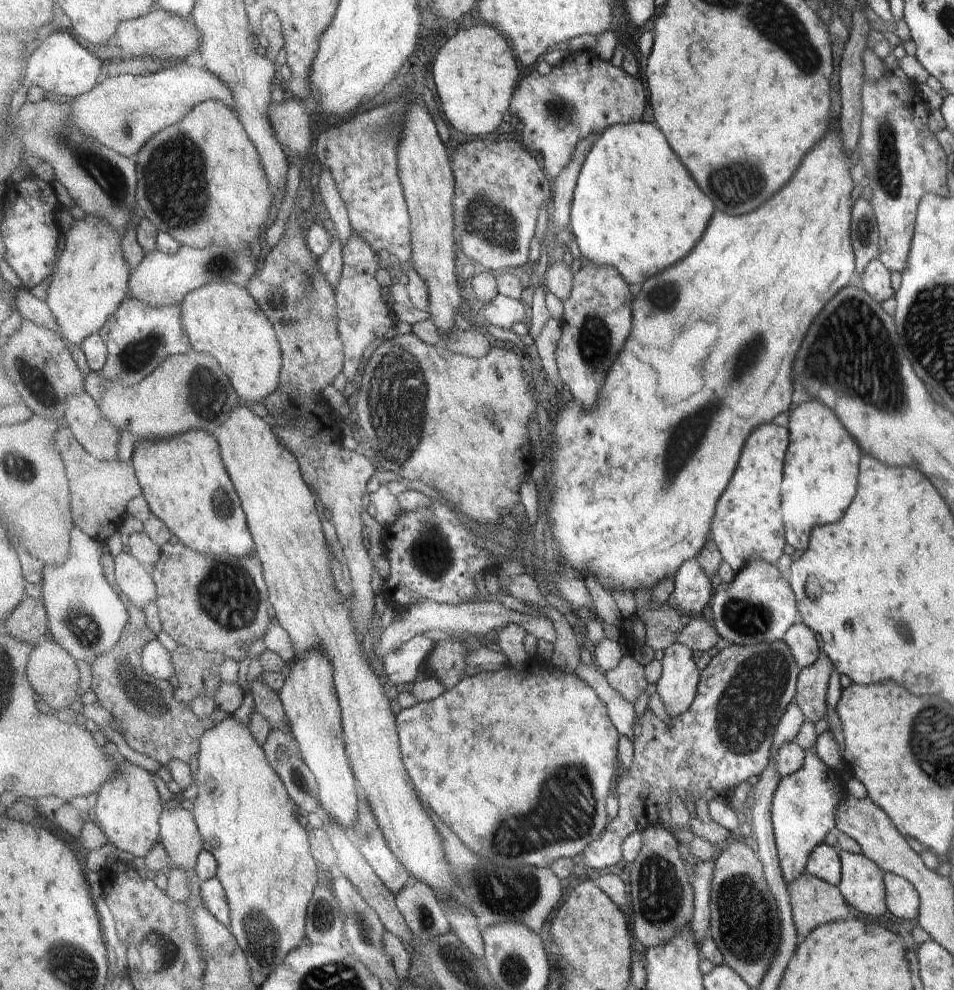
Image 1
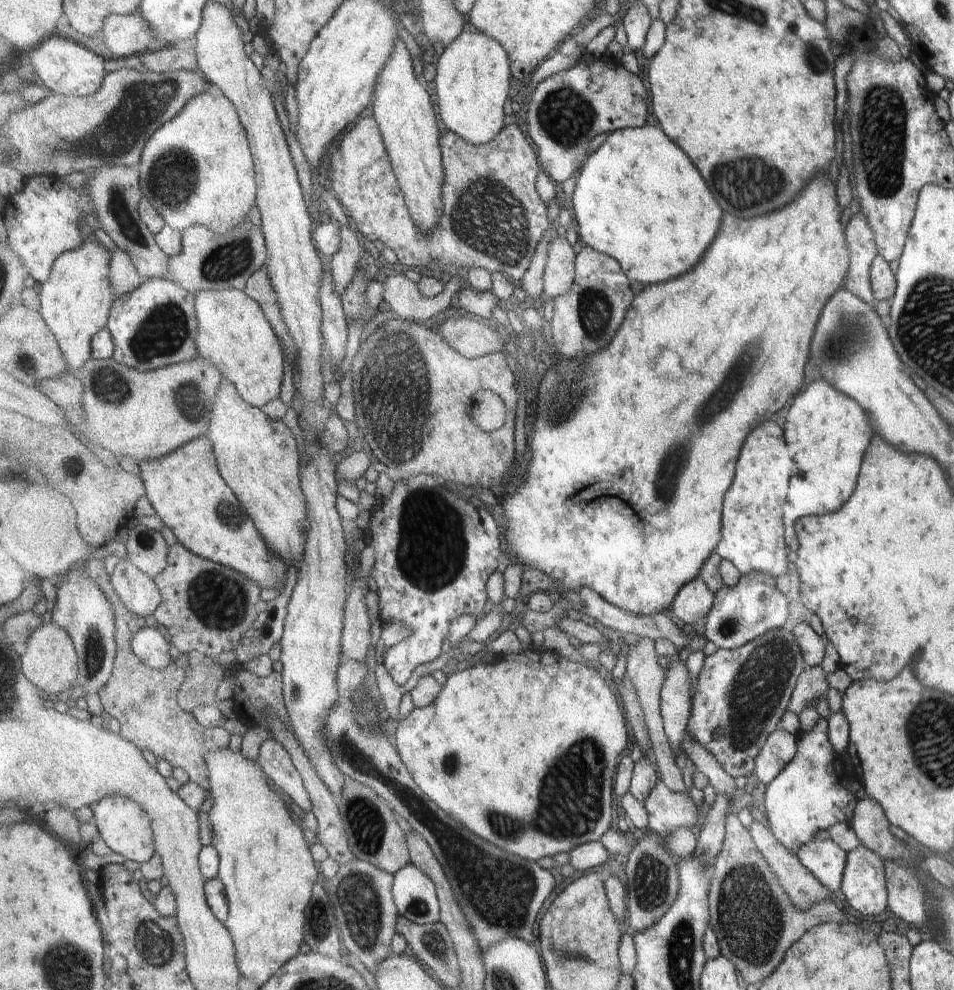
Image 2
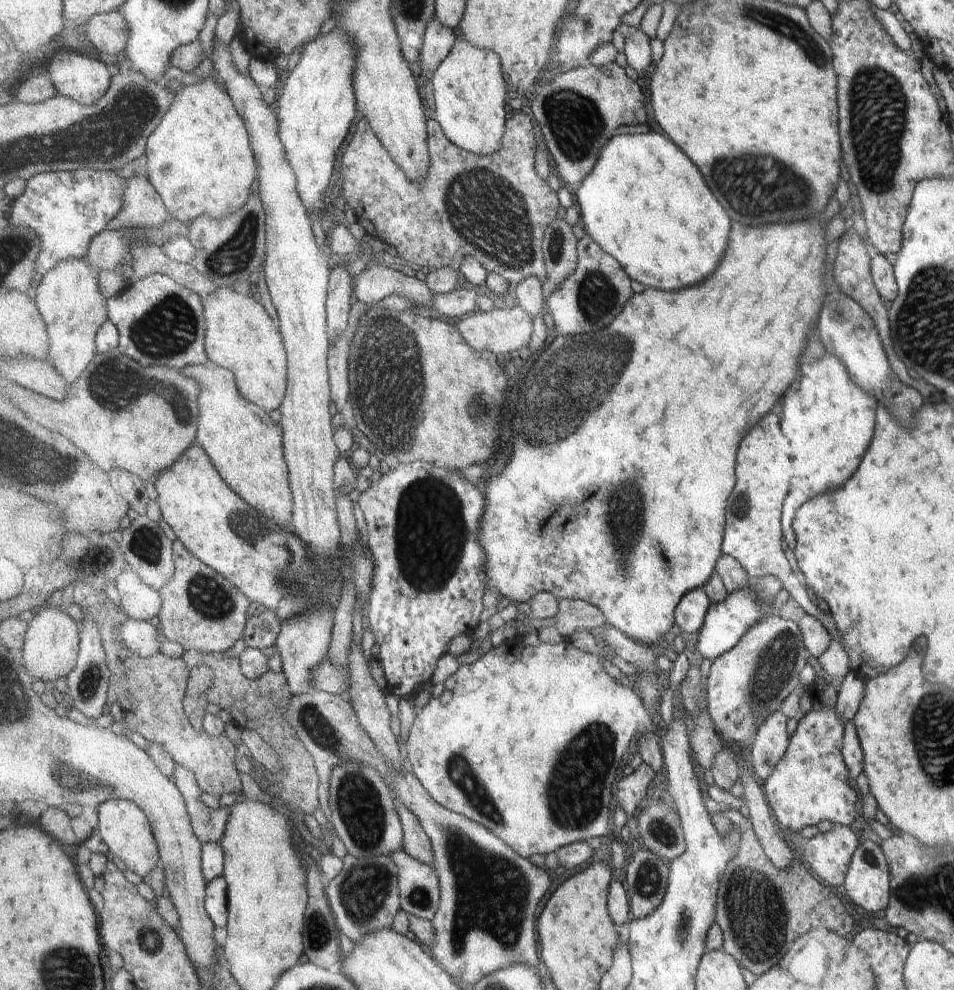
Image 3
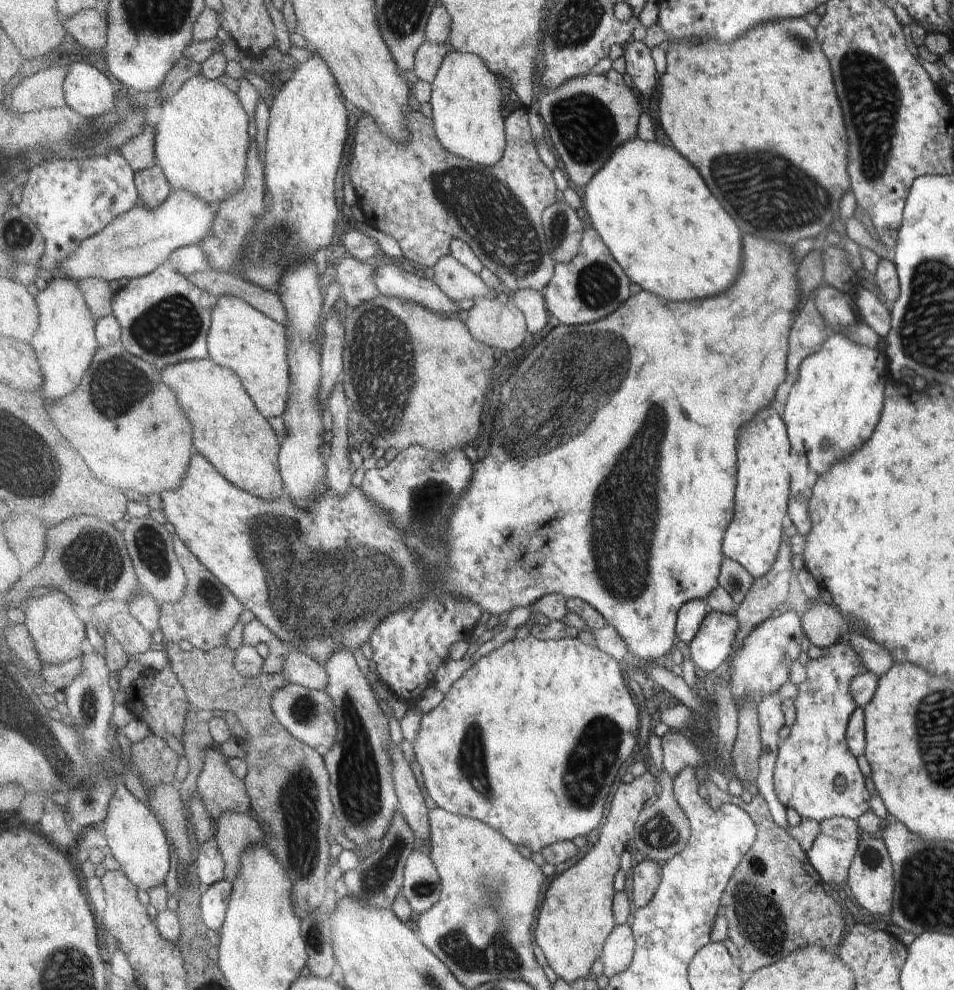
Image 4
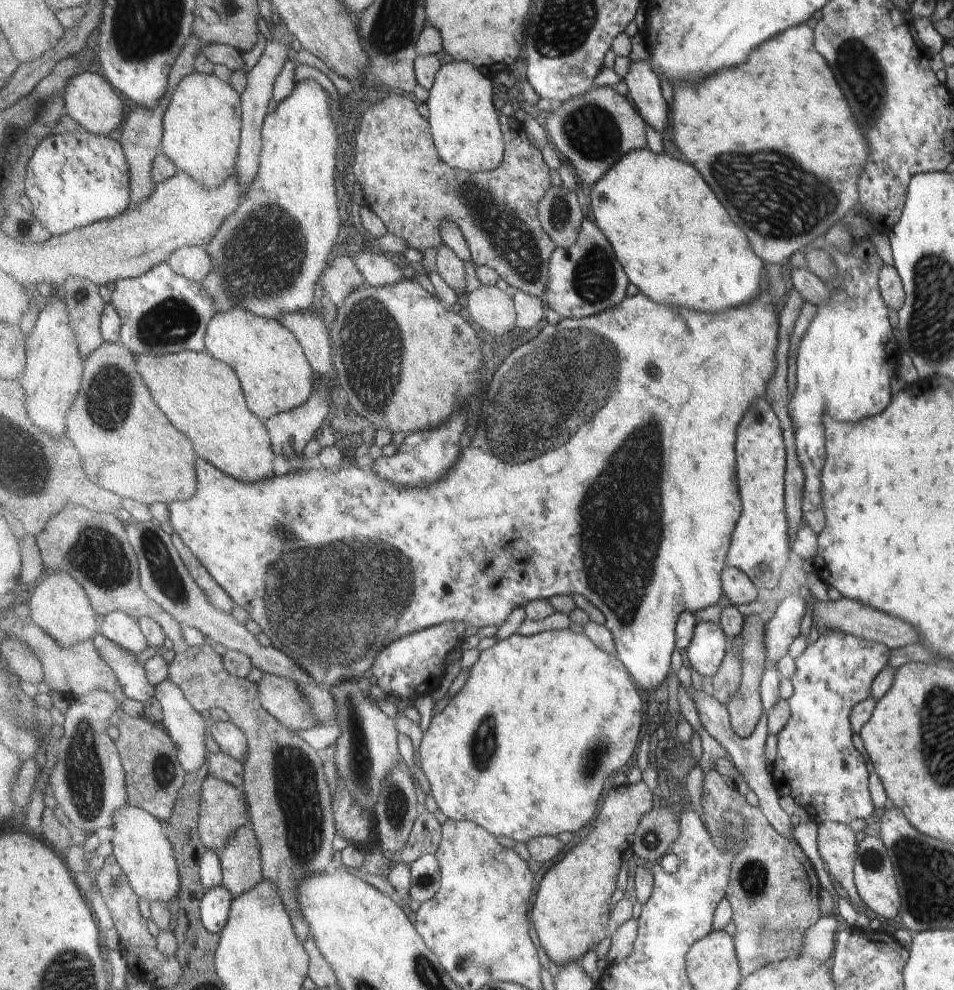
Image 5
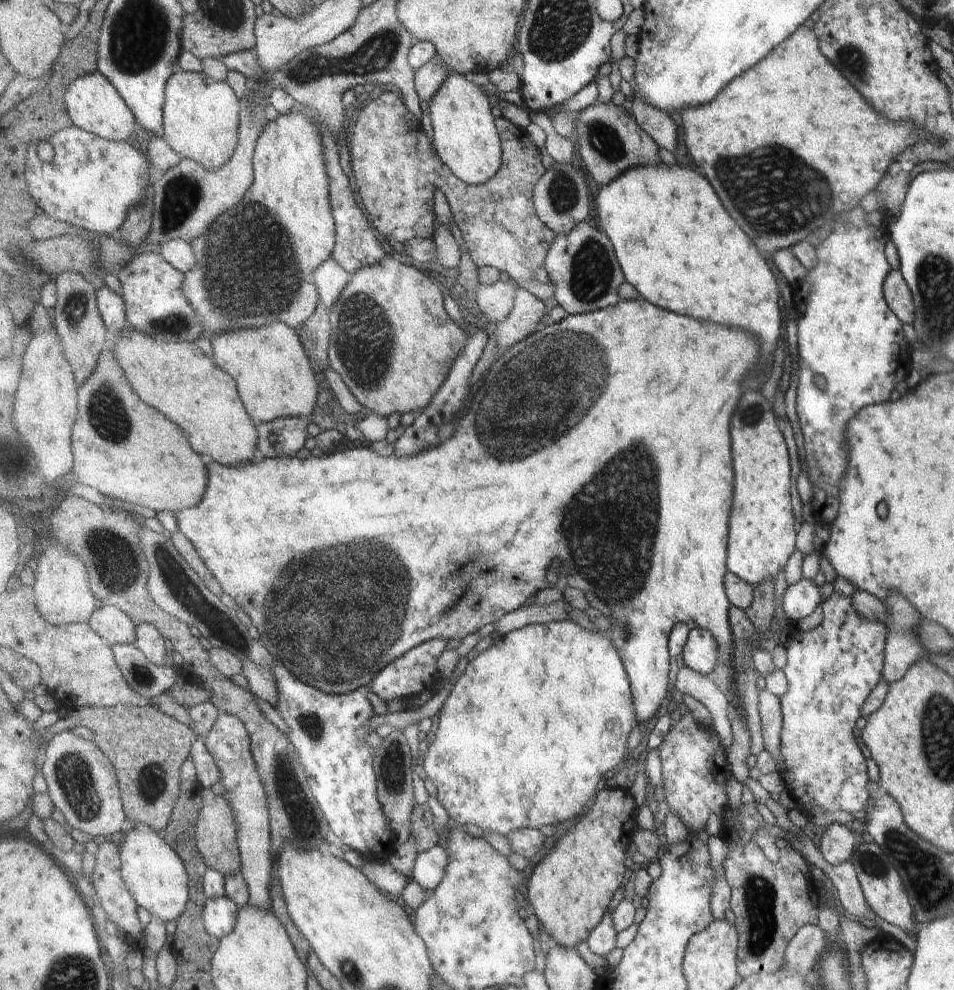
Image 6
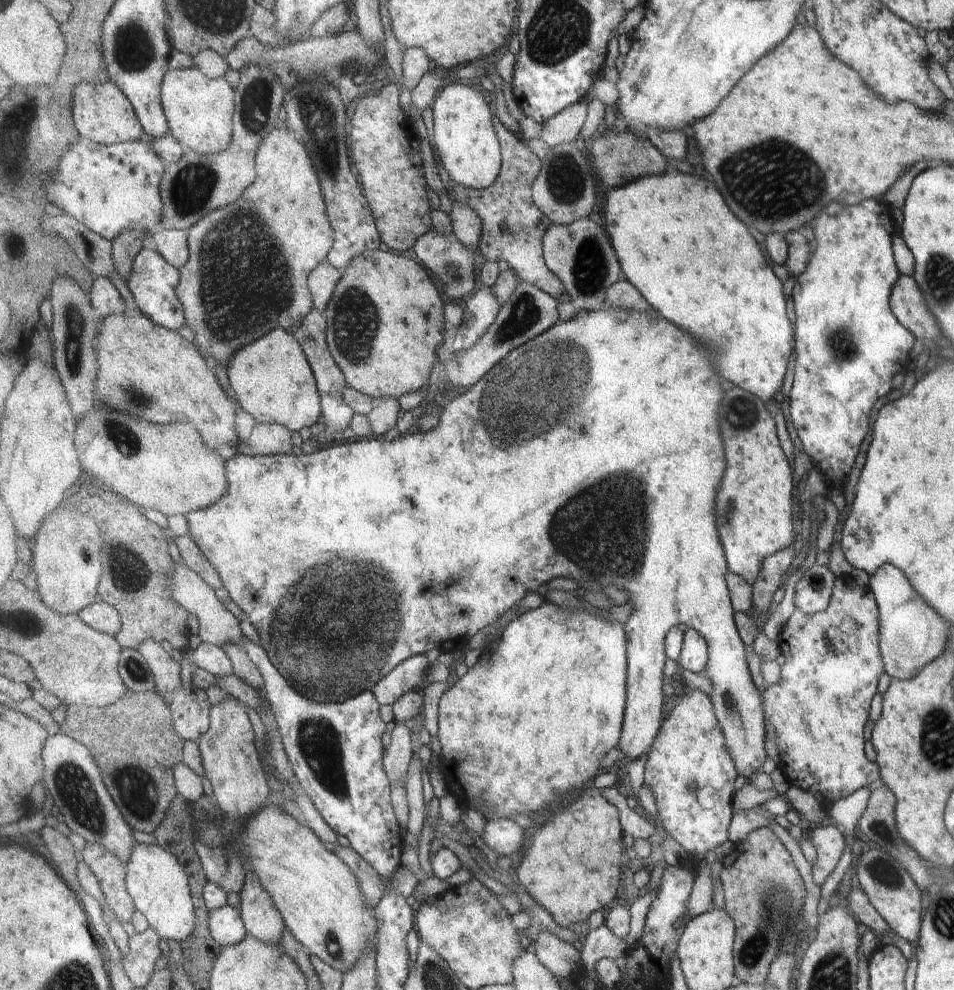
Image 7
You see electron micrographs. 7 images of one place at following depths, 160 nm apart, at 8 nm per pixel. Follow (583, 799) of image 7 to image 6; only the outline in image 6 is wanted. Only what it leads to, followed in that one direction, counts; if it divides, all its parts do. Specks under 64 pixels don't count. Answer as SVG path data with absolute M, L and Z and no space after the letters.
M601 788L588 812L554 845L557 848L530 871L527 906L543 925L551 944L575 949L603 923L615 892L628 876L625 858L639 830L637 811L629 791Z

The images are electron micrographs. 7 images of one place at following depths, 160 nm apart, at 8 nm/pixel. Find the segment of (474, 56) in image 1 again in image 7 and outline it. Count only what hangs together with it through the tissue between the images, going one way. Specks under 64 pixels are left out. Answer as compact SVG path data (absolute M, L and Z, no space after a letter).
M470 82L452 83L439 93L431 108L437 156L449 178L470 189L495 184L503 166L502 144L483 94L475 91Z

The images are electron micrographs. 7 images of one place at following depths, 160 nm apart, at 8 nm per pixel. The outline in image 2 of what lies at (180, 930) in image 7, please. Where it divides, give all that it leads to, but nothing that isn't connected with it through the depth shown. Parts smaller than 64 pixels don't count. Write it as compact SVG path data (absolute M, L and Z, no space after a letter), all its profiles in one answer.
M113 795L93 806L93 819L105 842L117 854L138 864L146 863L156 853L156 840L150 816L130 798Z

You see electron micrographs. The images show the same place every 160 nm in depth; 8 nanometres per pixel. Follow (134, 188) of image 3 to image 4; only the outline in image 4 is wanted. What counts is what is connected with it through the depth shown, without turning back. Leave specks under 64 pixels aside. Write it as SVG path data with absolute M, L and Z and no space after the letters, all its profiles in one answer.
M158 164L135 173L134 179L138 188L139 203L145 204L147 209L158 209L173 192L164 170Z

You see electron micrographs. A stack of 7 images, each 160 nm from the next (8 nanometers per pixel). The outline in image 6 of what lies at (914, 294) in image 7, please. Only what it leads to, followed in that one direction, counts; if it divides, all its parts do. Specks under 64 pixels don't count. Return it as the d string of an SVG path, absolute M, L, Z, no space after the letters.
M891 269L883 279L882 293L885 304L902 324L911 324L914 319L911 293L898 270Z

